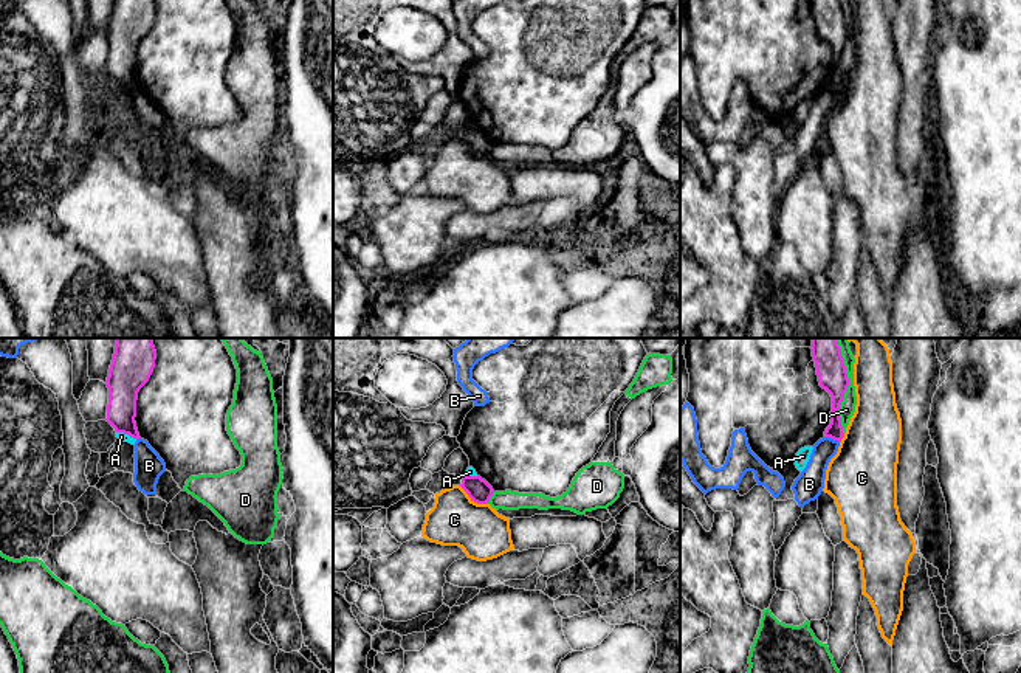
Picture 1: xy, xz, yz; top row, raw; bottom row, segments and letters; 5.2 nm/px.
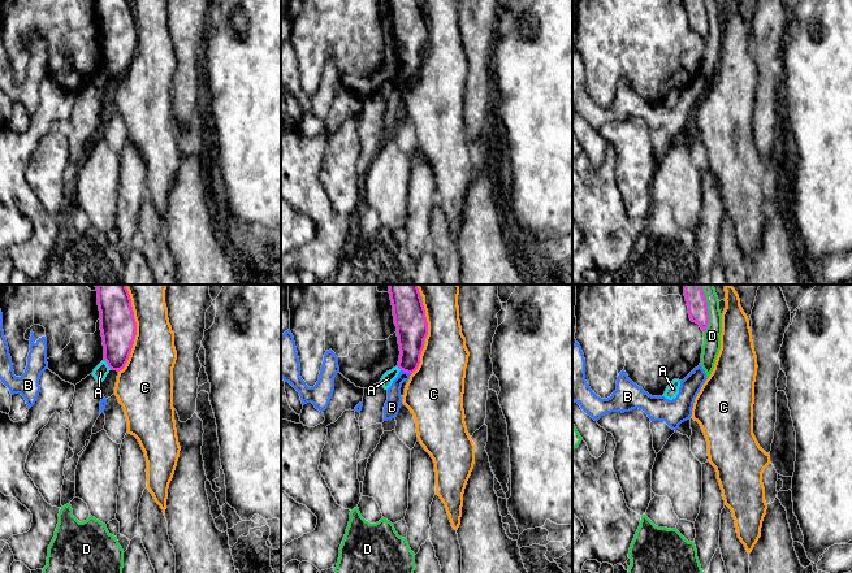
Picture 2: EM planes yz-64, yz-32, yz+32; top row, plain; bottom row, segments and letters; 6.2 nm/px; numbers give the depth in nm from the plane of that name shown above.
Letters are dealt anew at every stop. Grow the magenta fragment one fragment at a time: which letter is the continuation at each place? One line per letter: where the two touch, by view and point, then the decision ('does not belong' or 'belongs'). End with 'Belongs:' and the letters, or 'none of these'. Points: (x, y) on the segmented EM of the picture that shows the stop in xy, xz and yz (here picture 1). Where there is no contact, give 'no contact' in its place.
A: xy (126, 433) | does not belong
B: yz (832, 438) | belongs
C: xz (473, 500) | does not belong
D: yz (848, 385) | does not belong
Belongs: B

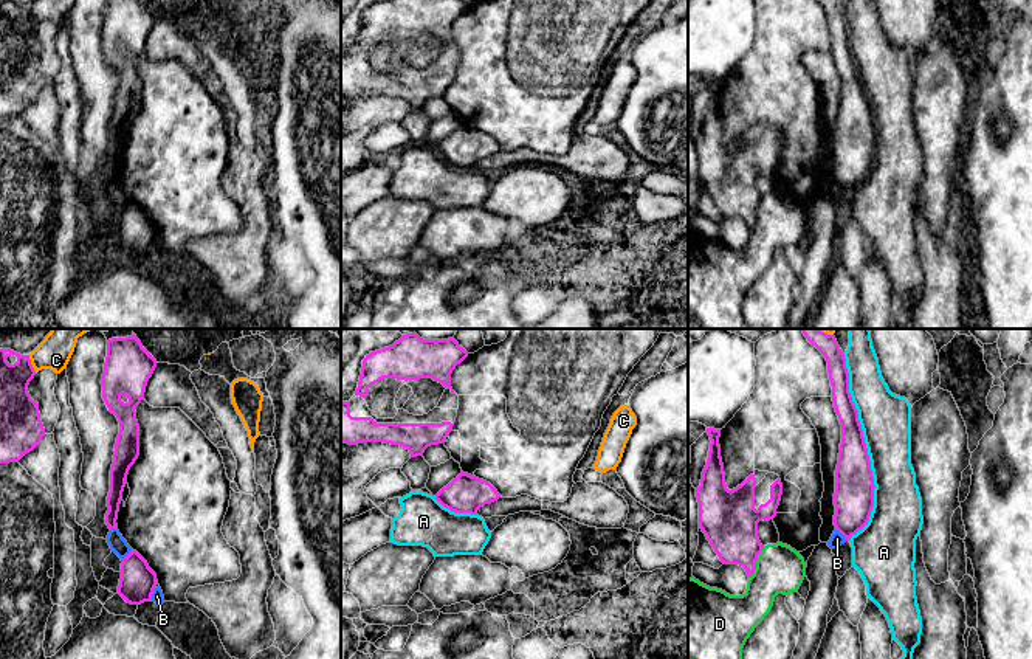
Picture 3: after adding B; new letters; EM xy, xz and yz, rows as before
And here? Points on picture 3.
A: yz (866, 448) | does not belong
B: xy (152, 593) | does not belong
C: xy (31, 365) | does not belong
D: yz (755, 562) | does not belong
Belongs: none of these

